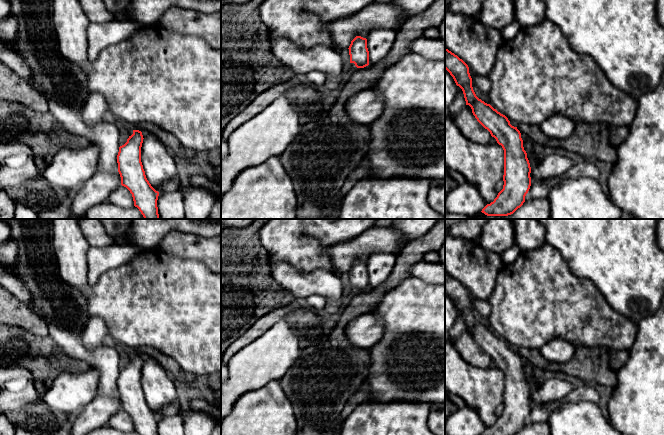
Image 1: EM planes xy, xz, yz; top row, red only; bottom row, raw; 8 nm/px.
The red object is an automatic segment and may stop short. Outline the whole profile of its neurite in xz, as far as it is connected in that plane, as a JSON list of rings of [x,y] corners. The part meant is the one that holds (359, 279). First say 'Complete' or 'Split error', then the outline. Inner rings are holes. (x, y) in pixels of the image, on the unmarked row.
Complete. [[[356,260],[349,270],[350,287],[354,287],[357,292],[364,292],[369,289],[369,275],[367,263]]]

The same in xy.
Complete. [[[133,354],[127,366],[119,371],[117,379],[118,396],[121,409],[132,418],[134,430],[139,435],[158,435],[156,415],[146,402],[141,386],[141,371],[143,359],[139,354]]]

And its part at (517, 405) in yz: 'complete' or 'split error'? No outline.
complete

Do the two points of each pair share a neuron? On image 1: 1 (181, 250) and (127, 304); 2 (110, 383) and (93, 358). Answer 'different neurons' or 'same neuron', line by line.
1: different neurons
2: same neuron

